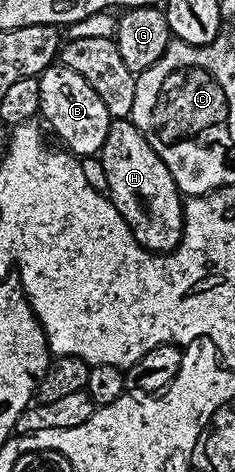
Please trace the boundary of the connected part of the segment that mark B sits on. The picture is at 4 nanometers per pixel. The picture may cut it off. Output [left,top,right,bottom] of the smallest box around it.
[37,65,112,156]

